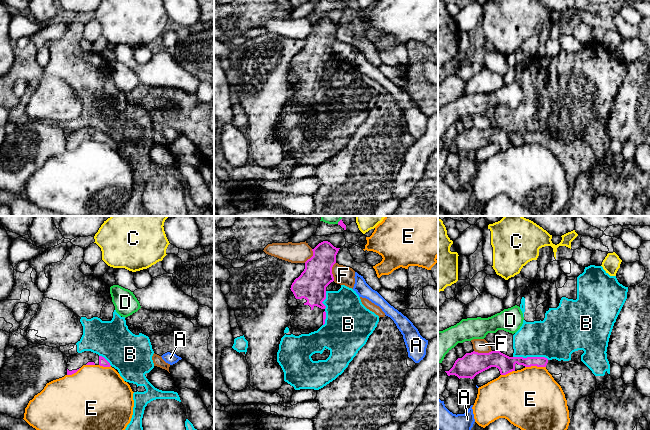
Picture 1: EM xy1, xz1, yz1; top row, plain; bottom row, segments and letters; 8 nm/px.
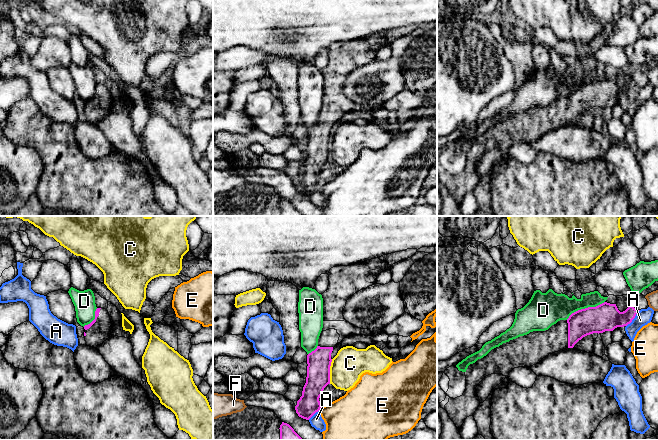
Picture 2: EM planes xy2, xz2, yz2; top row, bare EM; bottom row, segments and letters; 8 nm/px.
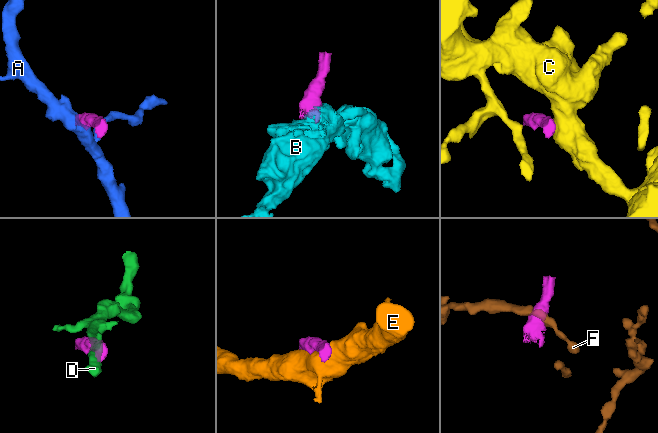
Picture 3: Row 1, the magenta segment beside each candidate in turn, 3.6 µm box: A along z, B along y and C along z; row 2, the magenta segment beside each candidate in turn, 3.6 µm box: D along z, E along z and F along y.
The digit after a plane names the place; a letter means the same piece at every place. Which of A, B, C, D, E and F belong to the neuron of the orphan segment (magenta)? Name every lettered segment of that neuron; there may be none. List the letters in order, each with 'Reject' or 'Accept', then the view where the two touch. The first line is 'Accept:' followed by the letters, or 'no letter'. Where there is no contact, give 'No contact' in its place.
Accept: no letter
A: Reject. Touches magenta in yz2
B: Reject. Touches magenta in yz1
C: Reject. Touches magenta in xz2
D: Reject. Touches magenta in yz2
E: Reject. Touches magenta in yz1
F: Reject. Touches magenta in xz1

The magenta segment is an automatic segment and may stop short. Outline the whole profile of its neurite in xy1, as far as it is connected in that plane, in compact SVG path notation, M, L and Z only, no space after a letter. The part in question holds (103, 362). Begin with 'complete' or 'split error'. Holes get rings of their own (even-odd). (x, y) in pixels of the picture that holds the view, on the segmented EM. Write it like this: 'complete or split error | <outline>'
split error | M84 351L68 357L67 375L76 373L83 365L100 365L110 367L110 363L102 356L91 351Z

